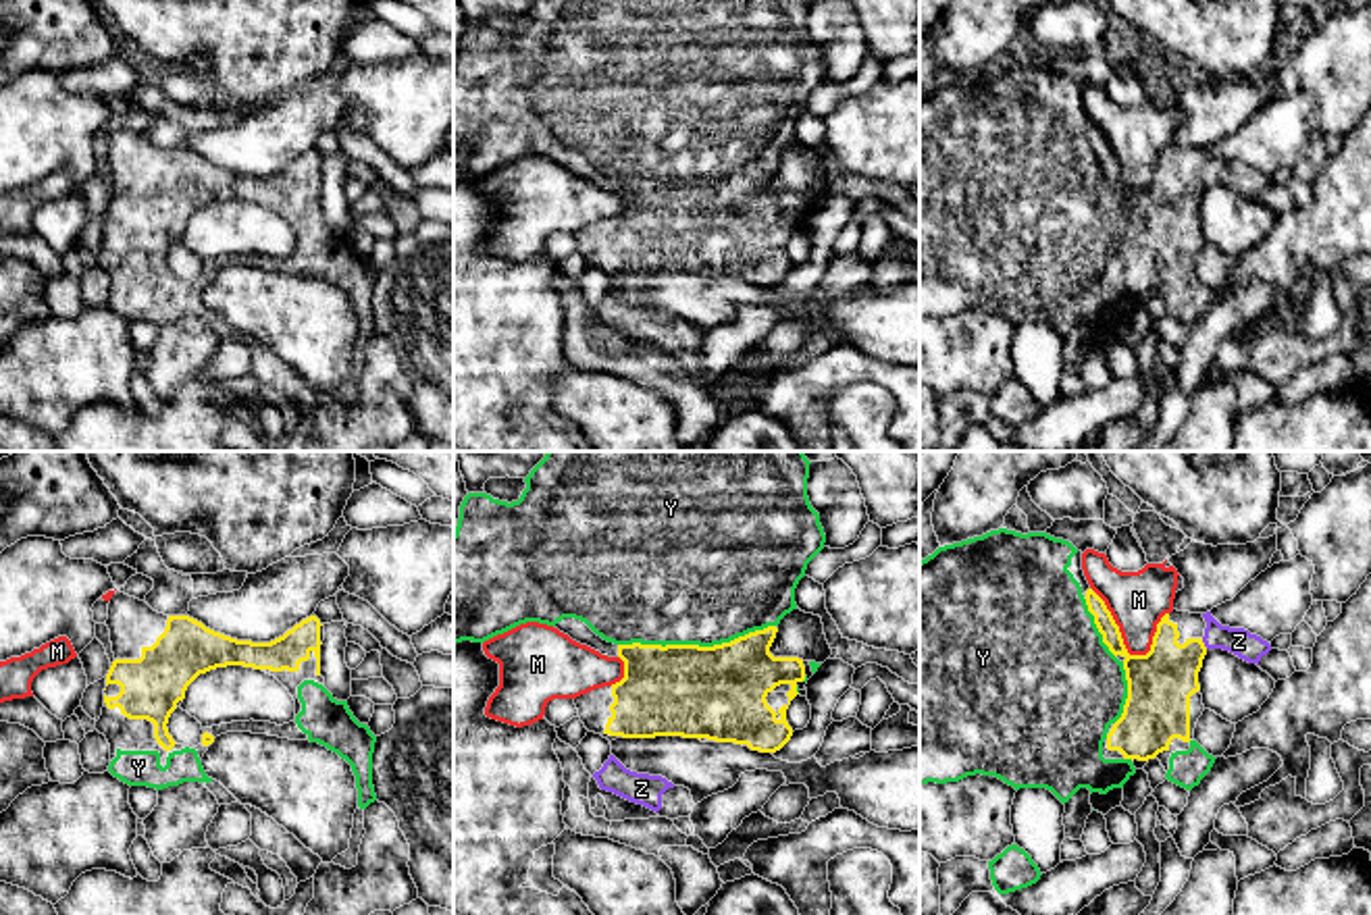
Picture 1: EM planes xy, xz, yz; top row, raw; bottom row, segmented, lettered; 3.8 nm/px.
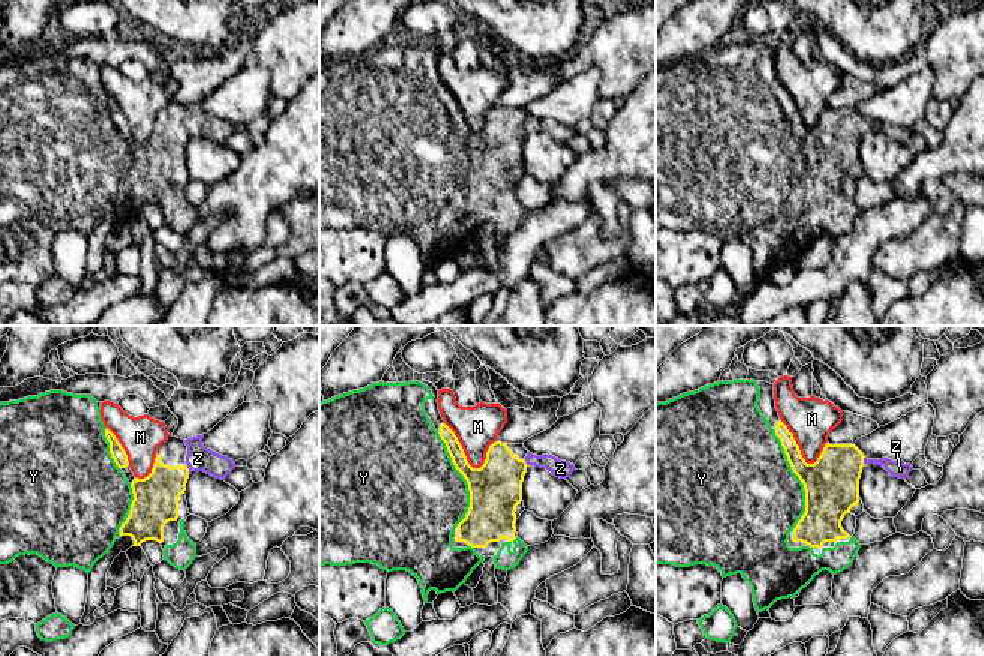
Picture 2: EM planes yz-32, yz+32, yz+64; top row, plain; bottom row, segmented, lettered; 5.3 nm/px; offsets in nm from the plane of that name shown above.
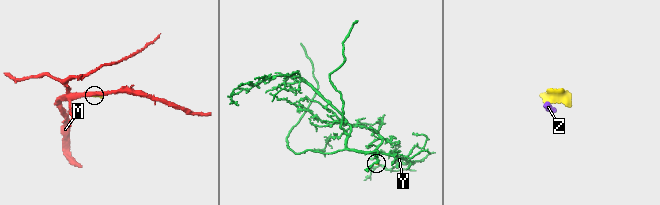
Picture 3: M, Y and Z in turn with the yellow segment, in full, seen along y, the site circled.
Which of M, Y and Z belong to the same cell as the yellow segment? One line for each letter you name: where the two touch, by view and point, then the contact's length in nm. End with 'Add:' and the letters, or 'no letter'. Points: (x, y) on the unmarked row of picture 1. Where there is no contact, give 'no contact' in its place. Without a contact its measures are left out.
Y: contact xz (695, 179); length 600 nm
Z: contact yz (1203, 177); length 50 nm
Add: Y, Z

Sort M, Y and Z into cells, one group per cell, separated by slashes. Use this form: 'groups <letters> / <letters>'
groups M / Y Z

